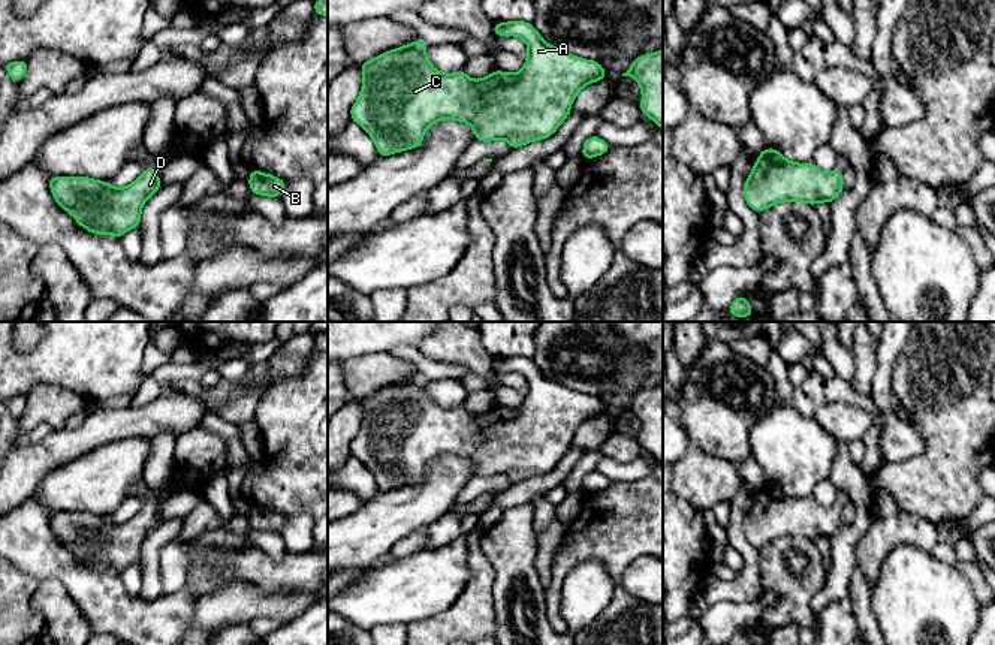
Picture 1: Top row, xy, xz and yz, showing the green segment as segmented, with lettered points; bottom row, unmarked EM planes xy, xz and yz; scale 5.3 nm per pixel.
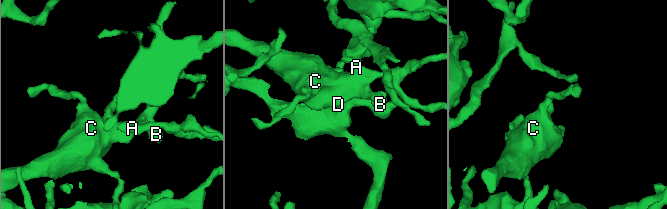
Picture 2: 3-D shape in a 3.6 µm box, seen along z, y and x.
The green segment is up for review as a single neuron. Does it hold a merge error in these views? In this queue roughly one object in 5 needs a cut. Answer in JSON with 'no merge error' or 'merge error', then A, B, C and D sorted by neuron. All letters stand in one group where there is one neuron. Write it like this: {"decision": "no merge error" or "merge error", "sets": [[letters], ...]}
{"decision": "no merge error", "sets": [["A", "B", "C", "D"]]}

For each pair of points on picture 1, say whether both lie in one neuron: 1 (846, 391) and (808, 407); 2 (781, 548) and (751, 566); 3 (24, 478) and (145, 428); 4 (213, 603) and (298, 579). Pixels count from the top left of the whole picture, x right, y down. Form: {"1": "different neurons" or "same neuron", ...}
{"1": "same neuron", "2": "different neurons", "3": "same neuron", "4": "different neurons"}

